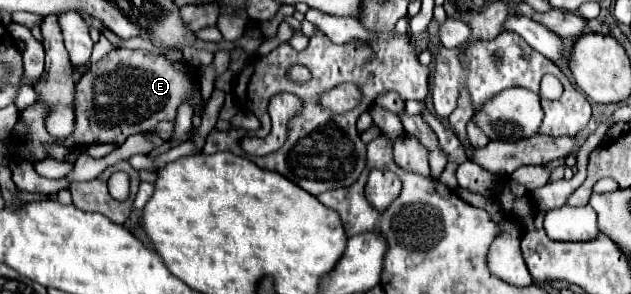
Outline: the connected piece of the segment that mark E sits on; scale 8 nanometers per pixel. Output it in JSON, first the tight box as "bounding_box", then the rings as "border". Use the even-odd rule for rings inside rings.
{"bounding_box":[21,48,201,162],"border":[[[117,48],[111,50],[109,54],[105,54],[99,62],[93,64],[93,68],[87,70],[87,74],[75,84],[75,130],[73,134],[69,134],[67,138],[51,138],[51,134],[47,134],[45,128],[45,118],[51,112],[49,106],[45,106],[45,102],[35,102],[35,106],[29,106],[27,110],[21,112],[21,120],[27,126],[27,138],[23,140],[23,144],[29,152],[35,157],[35,162],[41,162],[45,158],[49,158],[49,146],[57,144],[57,146],[65,146],[65,148],[73,148],[77,146],[77,150],[83,150],[89,144],[123,144],[127,136],[131,134],[139,134],[139,132],[149,132],[157,122],[161,120],[175,120],[177,108],[183,102],[191,102],[193,106],[197,106],[201,102],[201,98],[197,96],[197,78],[191,74],[193,70],[175,70],[173,64],[161,56],[161,54],[153,54],[153,52],[143,52],[143,50],[127,50],[127,48]]]}

